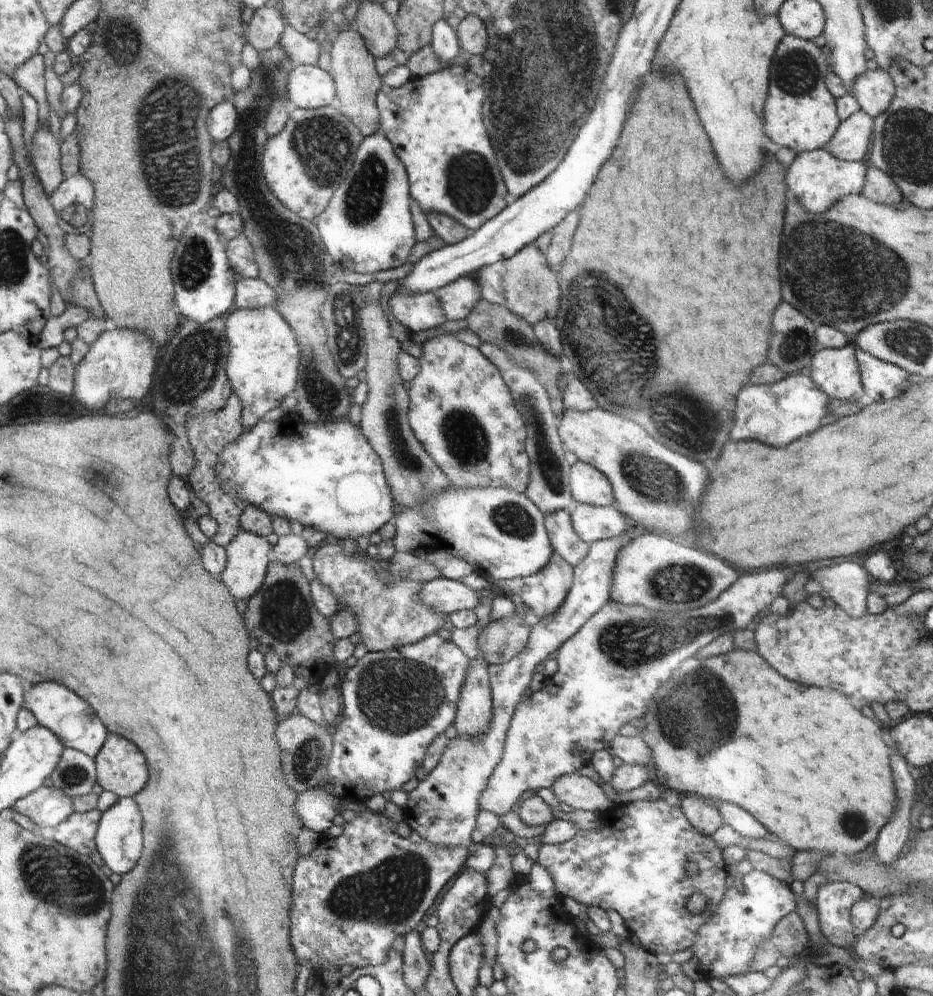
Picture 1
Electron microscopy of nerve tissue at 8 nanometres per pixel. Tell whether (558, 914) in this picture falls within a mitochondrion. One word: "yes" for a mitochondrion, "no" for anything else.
no

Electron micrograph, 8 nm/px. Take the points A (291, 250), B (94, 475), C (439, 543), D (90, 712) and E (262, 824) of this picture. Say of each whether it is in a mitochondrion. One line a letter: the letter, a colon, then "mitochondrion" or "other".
A: mitochondrion
B: mitochondrion
C: other
D: other
E: mitochondrion

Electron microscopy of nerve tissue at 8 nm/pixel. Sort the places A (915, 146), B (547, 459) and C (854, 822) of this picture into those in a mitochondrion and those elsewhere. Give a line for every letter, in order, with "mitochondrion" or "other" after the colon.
A: mitochondrion
B: mitochondrion
C: mitochondrion

